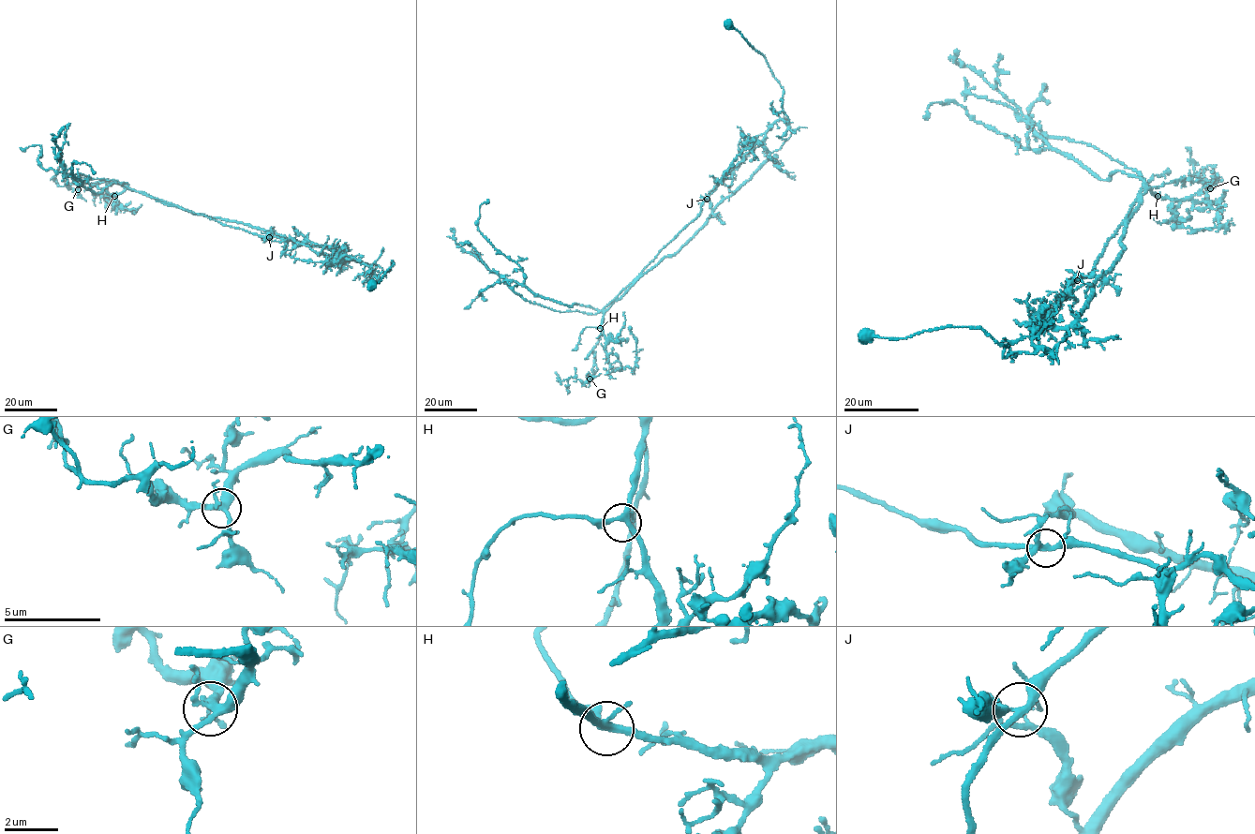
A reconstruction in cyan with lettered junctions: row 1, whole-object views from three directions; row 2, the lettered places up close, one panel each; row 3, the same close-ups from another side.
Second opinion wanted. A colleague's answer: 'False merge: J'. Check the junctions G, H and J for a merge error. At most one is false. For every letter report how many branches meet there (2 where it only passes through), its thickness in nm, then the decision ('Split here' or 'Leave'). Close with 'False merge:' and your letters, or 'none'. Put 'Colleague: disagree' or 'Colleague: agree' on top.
Colleague: agree
G: Branches: 4. Thickness 280 nm. Leave
H: Branches: 4. Thickness 240 nm. Leave
J: Branches: 4. Thickness 260 nm. Split here
False merge: J

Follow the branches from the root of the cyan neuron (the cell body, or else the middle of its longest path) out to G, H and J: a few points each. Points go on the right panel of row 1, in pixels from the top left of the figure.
G: (866, 335), (973, 327), (1005, 358), (1035, 353), (1038, 319), (1091, 274), (1146, 190), (1183, 178), (1210, 188)
H: (866, 335), (973, 327), (1006, 345), (1005, 358), (1035, 353), (1038, 319), (1091, 274), (1142, 195), (1157, 196)
J: (866, 335), (973, 327), (1006, 345), (1005, 358), (1035, 353), (1038, 319), (1047, 320), (1077, 280)

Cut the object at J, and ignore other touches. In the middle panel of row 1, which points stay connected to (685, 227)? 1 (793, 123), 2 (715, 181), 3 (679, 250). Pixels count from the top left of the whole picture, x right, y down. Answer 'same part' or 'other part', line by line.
1: same part
2: same part
3: other part

